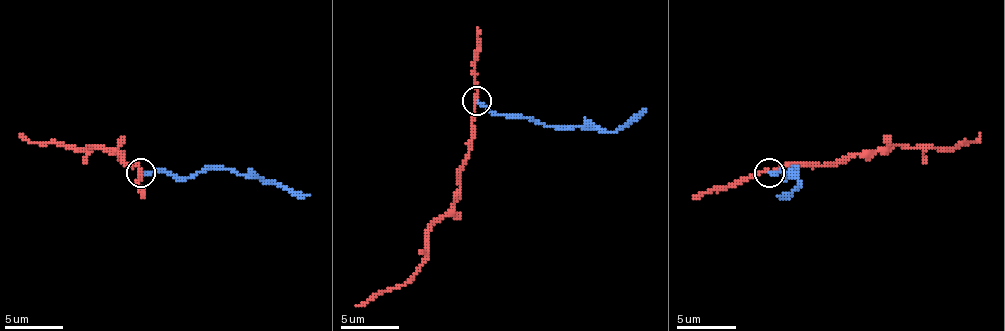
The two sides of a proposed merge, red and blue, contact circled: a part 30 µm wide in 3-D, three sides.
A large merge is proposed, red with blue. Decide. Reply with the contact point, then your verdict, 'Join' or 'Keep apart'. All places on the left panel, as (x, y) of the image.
Place: (141, 172). Keep apart

